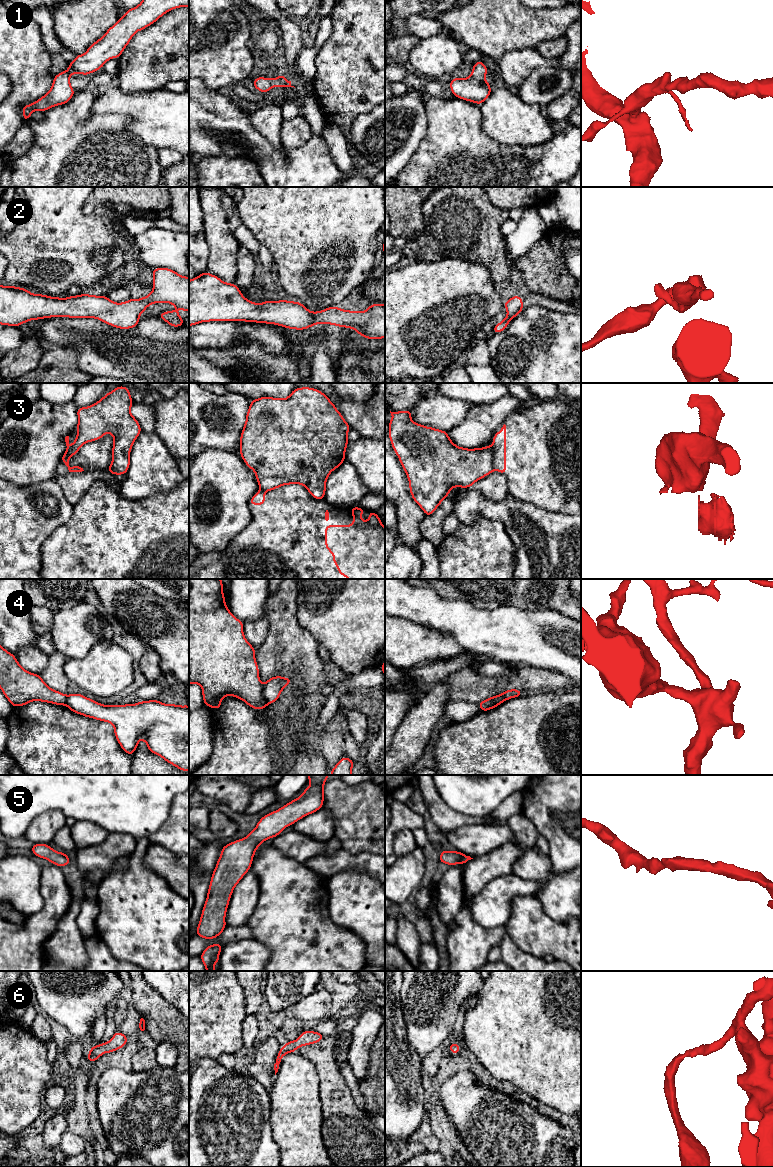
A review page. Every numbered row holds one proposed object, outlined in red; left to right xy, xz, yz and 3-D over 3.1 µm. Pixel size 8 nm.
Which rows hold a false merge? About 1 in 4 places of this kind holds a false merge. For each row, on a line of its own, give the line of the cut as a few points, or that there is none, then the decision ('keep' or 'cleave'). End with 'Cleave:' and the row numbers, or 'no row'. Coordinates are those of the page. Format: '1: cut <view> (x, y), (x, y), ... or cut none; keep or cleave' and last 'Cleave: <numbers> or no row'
1: cut none; keep
2: cut none; keep
3: cut yz (492, 445), (492, 465), (494, 468); cleave
4: cut xz (261, 685), (261, 691), (268, 703); cleave
5: cut none; keep
6: cut none; keep
Cleave: 3, 4

